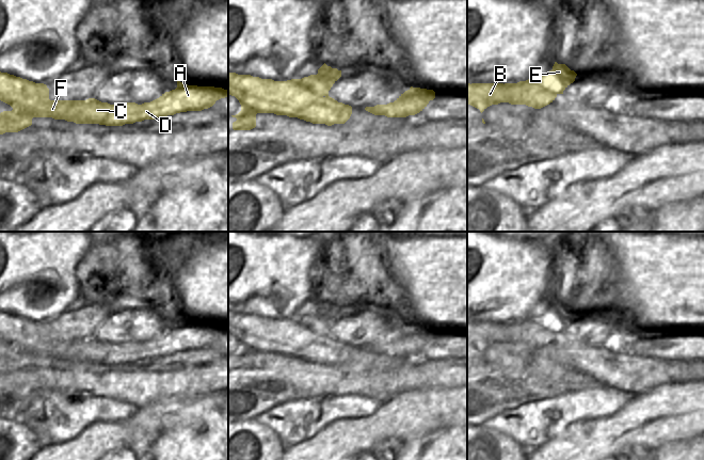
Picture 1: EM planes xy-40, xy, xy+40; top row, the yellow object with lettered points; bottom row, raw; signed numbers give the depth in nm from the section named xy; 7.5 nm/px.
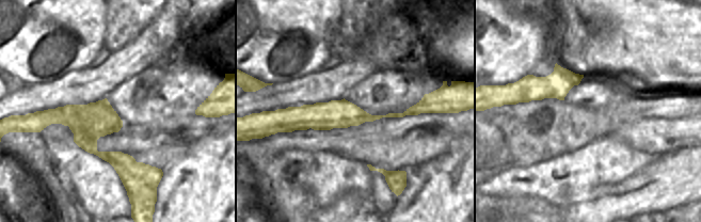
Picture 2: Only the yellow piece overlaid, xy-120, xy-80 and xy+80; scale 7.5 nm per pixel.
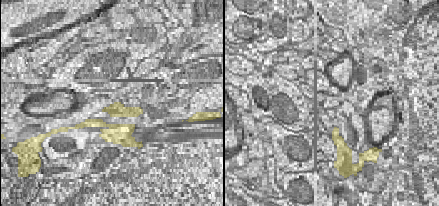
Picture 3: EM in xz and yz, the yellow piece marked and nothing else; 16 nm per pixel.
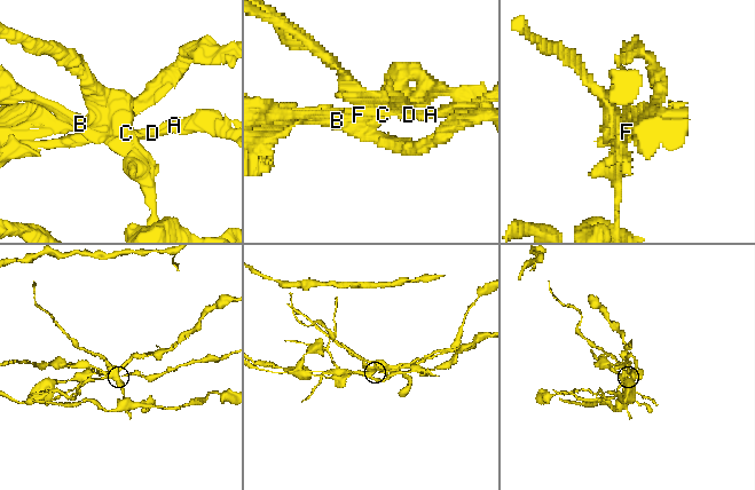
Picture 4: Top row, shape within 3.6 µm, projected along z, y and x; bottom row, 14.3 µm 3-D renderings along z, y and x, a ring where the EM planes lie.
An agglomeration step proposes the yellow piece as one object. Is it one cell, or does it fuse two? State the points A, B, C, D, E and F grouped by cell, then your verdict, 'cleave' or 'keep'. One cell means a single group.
groups A C D F / B E; cleave

